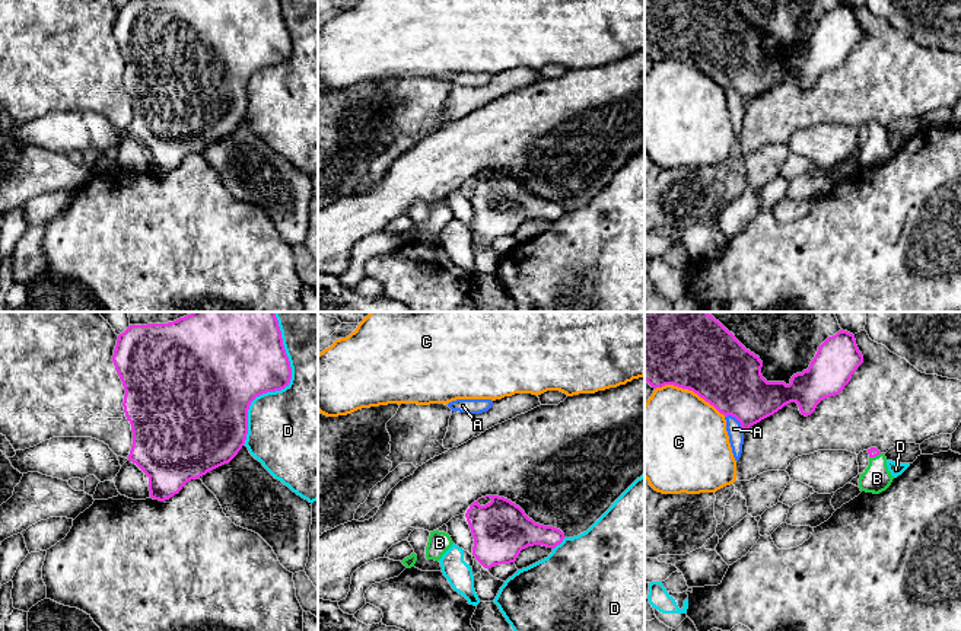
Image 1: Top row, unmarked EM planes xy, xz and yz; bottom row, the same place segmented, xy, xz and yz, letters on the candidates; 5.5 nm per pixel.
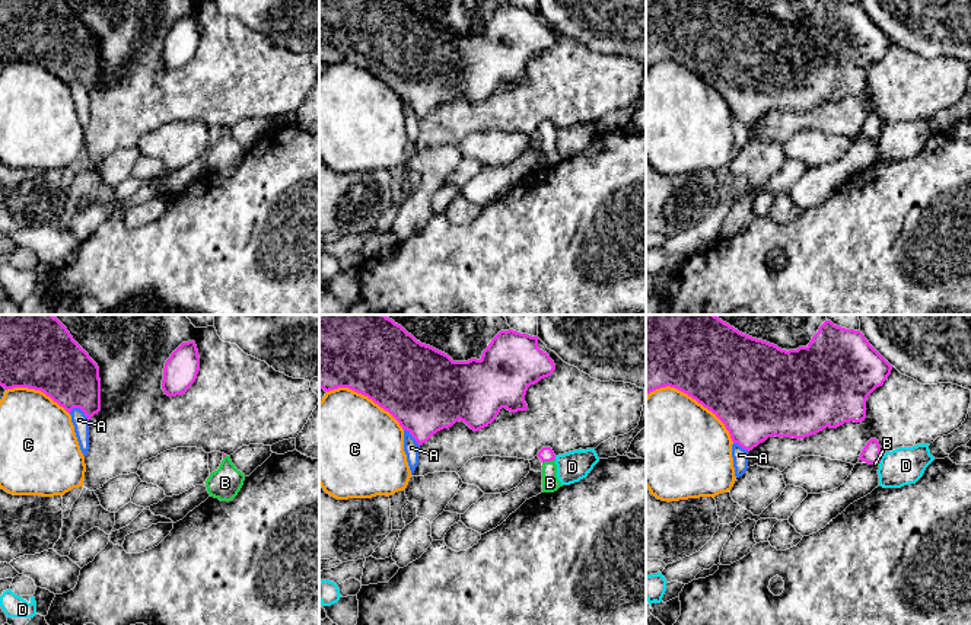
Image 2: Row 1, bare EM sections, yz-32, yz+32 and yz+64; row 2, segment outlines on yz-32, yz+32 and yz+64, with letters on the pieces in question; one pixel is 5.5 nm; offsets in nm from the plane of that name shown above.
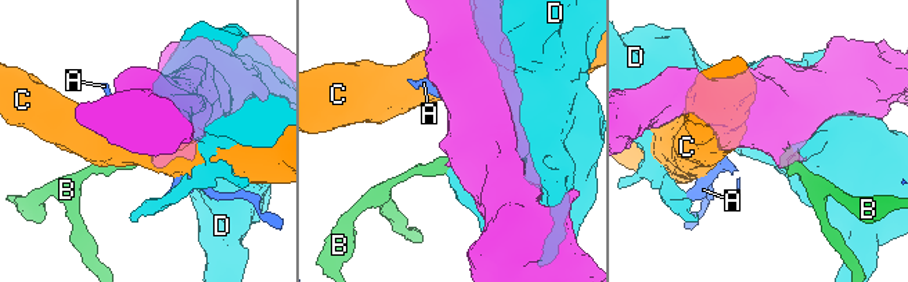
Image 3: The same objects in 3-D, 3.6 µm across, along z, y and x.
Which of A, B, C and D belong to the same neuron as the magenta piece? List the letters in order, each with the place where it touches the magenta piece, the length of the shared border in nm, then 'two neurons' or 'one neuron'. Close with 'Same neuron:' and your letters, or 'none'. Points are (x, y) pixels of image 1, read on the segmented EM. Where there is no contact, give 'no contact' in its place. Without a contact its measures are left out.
A: contact yz (737, 418); length 140 nm; two neurons
B: contact yz (874, 456); length 70 nm; one neuron
C: contact yz (690, 389); length 420 nm; two neurons
D: contact xy (283, 388); length 750 nm; two neurons
Same neuron: B

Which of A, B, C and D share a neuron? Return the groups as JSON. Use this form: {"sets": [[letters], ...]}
{"sets": [["A"], ["B"], ["C"], ["D"]]}

